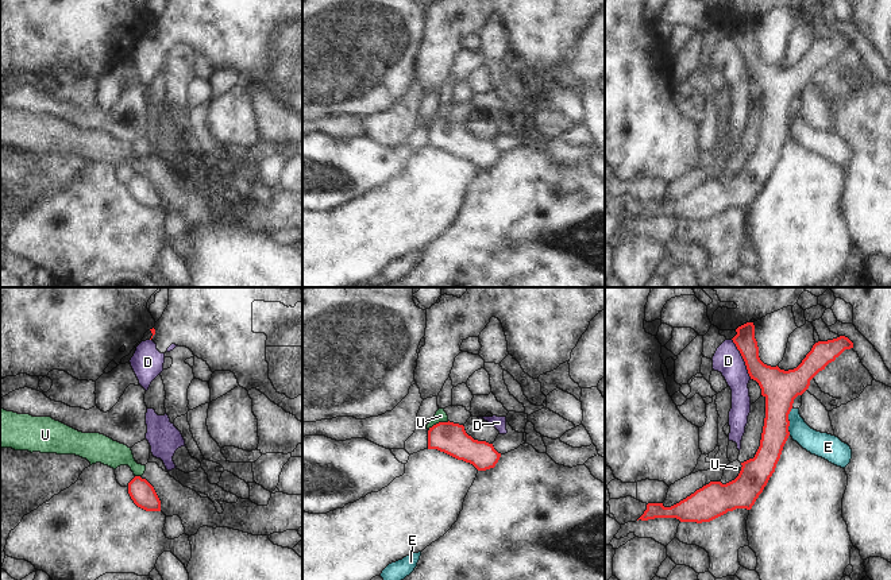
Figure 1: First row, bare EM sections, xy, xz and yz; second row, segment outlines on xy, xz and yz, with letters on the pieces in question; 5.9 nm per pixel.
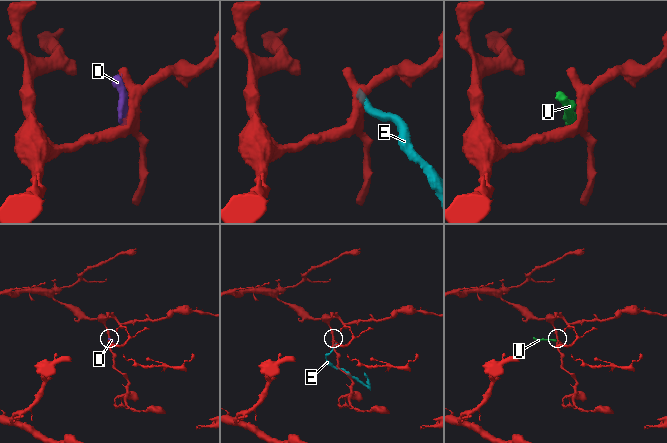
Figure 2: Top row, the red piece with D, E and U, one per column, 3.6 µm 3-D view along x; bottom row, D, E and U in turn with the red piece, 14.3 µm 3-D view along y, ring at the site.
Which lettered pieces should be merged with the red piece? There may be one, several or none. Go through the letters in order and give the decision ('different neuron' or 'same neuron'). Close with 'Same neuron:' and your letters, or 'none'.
D: different neuron
E: different neuron
U: different neuron
Same neuron: none

